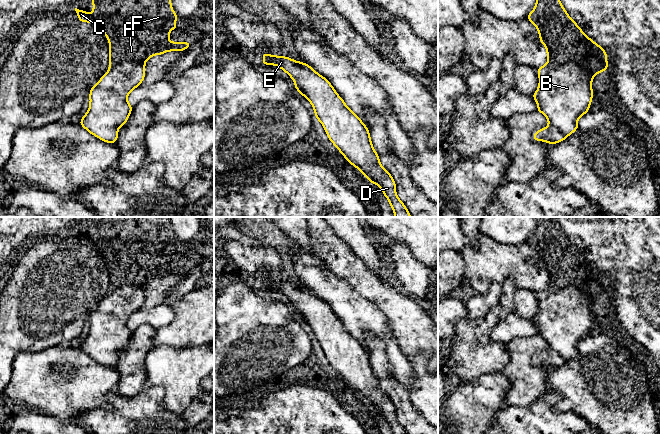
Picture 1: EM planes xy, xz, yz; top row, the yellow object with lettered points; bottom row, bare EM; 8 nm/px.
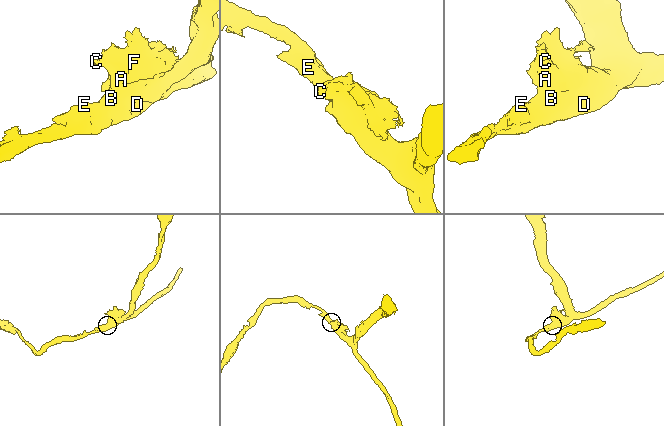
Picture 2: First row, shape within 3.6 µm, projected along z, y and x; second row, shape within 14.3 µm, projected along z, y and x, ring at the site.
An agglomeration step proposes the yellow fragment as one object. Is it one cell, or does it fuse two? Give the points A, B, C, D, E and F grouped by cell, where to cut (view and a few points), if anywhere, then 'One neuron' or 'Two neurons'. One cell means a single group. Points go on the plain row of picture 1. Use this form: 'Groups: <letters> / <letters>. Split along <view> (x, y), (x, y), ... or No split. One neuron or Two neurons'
Groups: A B C D E F. No split. One neuron

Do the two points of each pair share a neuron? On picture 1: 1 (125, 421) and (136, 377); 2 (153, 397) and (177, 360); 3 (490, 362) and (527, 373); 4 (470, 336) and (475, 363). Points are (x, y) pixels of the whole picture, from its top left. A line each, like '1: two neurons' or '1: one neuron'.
1: two neurons
2: two neurons
3: two neurons
4: one neuron

